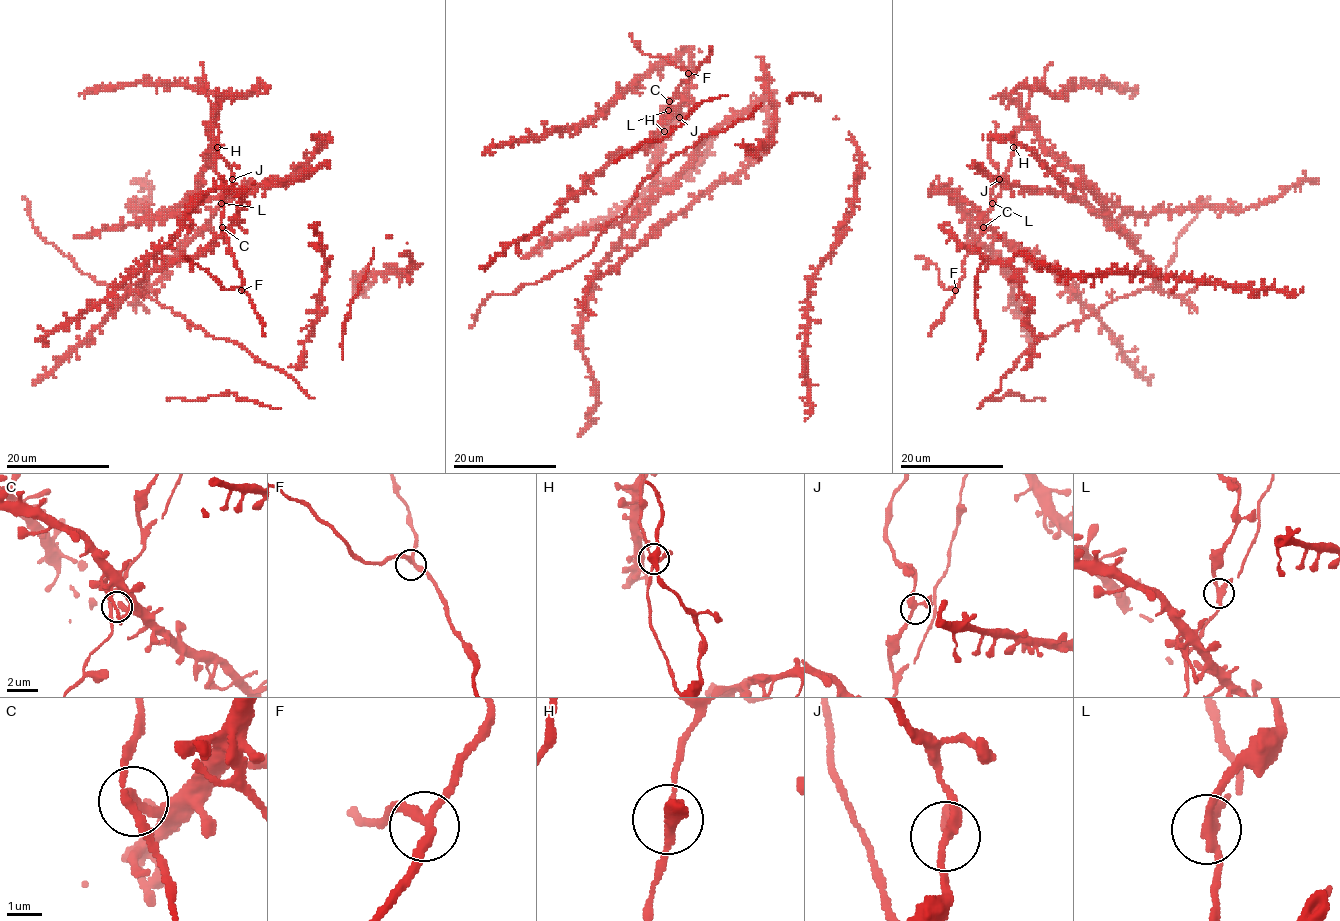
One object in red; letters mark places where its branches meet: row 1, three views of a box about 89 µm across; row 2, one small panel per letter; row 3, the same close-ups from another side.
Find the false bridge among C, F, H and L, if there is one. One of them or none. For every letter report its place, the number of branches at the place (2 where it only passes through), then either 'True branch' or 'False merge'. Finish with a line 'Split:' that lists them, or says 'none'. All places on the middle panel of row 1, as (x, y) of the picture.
C: Place: (669, 101). Branches: 3. True branch
F: Place: (688, 73). Branches: 3. True branch
H: Place: (664, 131). Branches: 3. True branch
L: Place: (668, 110). Branches: 3. False merge
Split: L

